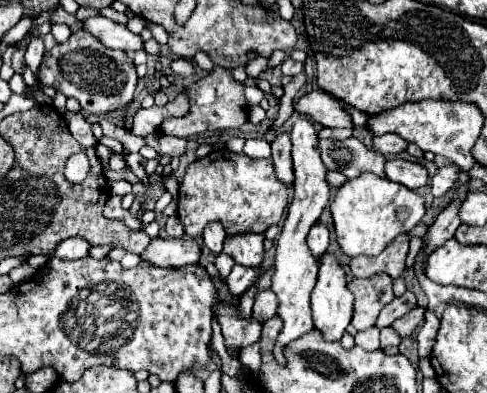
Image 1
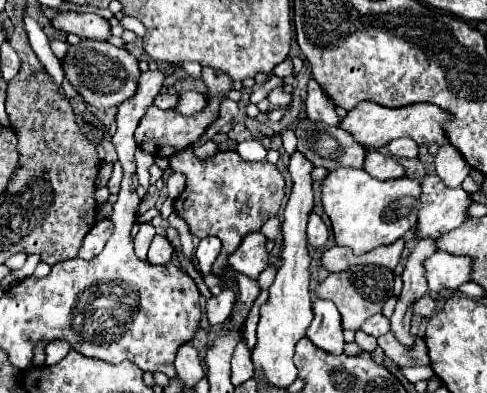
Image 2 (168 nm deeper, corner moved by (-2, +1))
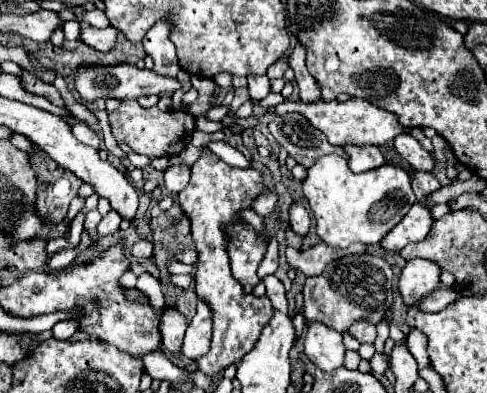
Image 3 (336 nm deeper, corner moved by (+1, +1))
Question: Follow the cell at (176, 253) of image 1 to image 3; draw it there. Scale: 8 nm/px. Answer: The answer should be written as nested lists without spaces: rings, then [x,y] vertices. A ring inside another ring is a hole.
[[[141,240],[133,246],[131,254],[133,254],[133,258],[151,258],[155,254],[155,246],[149,240]]]

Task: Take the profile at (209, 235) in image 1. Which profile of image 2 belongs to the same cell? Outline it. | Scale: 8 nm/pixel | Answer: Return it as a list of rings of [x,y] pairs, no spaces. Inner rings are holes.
[[[208,236],[208,238],[200,240],[200,244],[194,250],[194,260],[196,260],[196,266],[202,274],[210,274],[212,260],[216,260],[218,252],[220,252],[220,240],[218,238]]]

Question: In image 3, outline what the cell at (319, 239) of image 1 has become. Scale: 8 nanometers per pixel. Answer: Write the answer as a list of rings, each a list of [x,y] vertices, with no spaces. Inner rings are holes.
[[[293,204],[291,210],[289,210],[289,224],[291,224],[291,230],[299,236],[305,236],[311,228],[311,220],[309,220],[309,214],[307,210],[301,206],[301,204]]]

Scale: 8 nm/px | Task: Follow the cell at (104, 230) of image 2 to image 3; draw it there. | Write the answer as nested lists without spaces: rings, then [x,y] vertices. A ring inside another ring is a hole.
[[[109,212],[107,216],[103,216],[103,220],[99,222],[97,226],[97,236],[99,238],[107,238],[107,236],[113,236],[117,230],[119,230],[119,224],[121,224],[121,216],[117,216],[117,212]]]

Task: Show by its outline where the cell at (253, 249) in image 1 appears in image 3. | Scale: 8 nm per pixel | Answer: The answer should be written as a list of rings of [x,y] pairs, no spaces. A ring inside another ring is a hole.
[[[235,224],[227,228],[231,242],[227,246],[231,258],[233,276],[241,282],[245,292],[251,292],[257,284],[257,268],[265,254],[265,242],[249,224]]]

